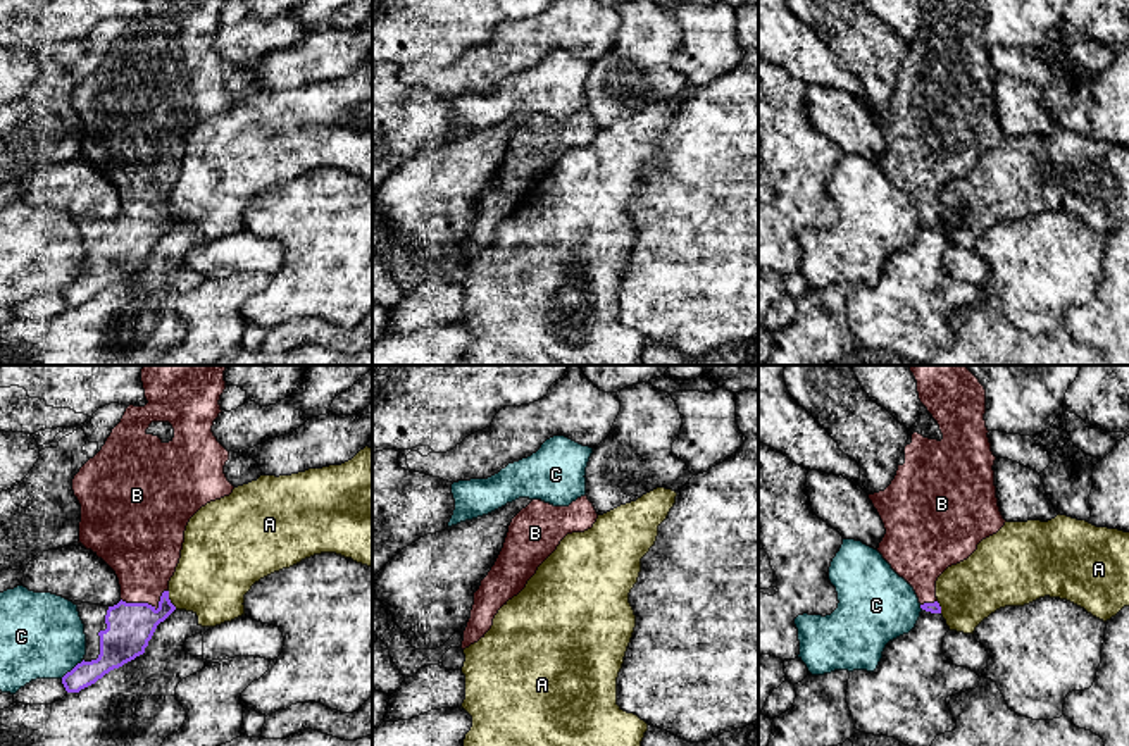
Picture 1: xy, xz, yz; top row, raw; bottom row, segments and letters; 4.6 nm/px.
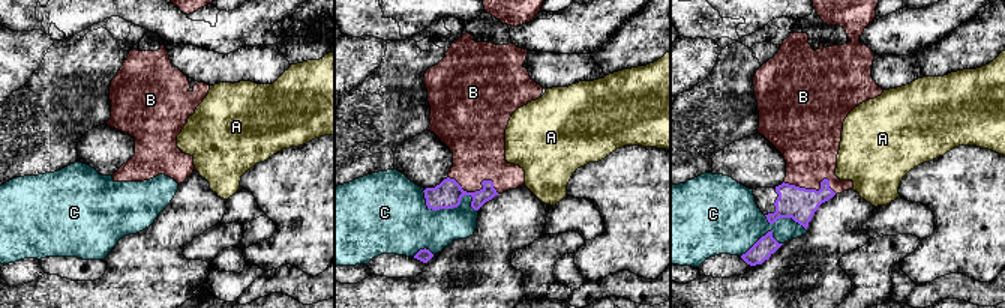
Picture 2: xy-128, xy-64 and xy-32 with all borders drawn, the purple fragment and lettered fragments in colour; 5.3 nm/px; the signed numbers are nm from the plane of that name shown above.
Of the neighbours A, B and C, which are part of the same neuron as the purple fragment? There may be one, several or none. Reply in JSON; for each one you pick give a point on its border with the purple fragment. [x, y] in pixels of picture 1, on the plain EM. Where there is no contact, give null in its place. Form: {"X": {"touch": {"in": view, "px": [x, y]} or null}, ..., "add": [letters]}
{"B": {"touch": {"in": "xy", "px": [147, 217]}}, "add": ["B"]}

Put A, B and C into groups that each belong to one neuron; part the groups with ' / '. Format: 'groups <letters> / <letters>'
groups A / B / C

